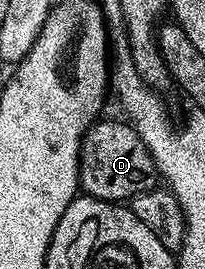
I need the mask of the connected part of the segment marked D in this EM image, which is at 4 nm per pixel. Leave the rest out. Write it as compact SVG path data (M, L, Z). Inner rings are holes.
M124 120L104 121L93 122L92 127L84 133L84 143L80 145L78 186L89 198L101 198L103 202L120 204L153 189L158 182L158 171L151 152L131 124Z

